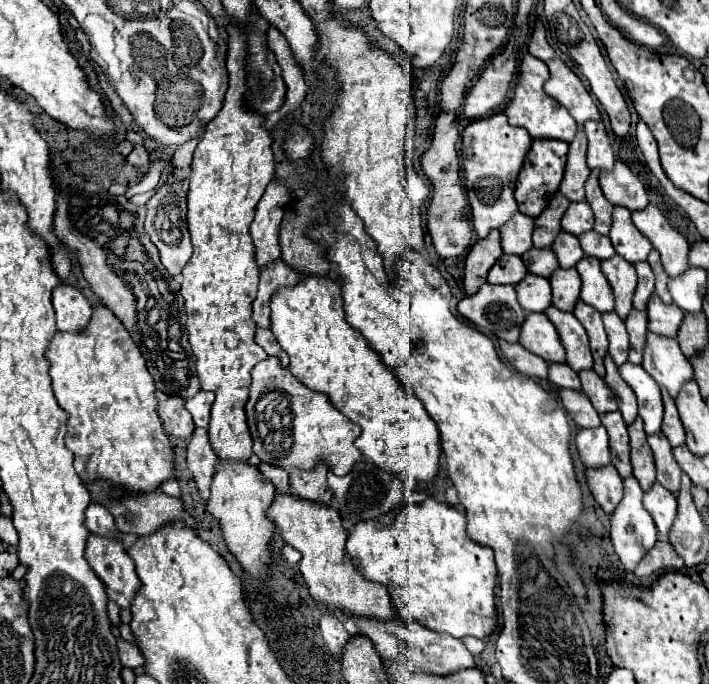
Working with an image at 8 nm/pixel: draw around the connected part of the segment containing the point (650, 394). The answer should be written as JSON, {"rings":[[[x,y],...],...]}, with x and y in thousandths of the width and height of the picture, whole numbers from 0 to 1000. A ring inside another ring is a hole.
{"rings":[[[890,529],[876,532],[873,547],[898,576],[901,608],[907,611],[910,632],[927,635],[932,629],[932,614],[935,614],[935,588],[932,588],[929,561],[907,541],[907,535]]]}

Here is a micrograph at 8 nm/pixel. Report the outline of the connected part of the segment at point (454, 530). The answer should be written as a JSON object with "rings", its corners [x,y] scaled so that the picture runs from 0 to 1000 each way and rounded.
{"rings":[[[602,728],[594,737],[577,737],[574,743],[554,746],[535,763],[506,763],[506,769],[501,769],[489,787],[489,807],[498,819],[498,827],[512,839],[512,845],[540,854],[549,863],[551,880],[557,880],[560,898],[566,904],[588,906],[591,912],[614,924],[636,927],[639,933],[670,930],[681,936],[693,930],[701,915],[701,827],[695,807],[659,784],[656,766],[659,760],[653,749]]]}

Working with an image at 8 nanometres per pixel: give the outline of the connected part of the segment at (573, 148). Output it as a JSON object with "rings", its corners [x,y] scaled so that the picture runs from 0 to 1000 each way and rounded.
{"rings":[[[814,181],[814,196],[811,196],[808,208],[803,208],[797,257],[788,269],[788,281],[797,284],[805,295],[817,295],[825,289],[822,272],[831,257],[825,225],[828,225],[828,199],[822,193],[822,181]]]}

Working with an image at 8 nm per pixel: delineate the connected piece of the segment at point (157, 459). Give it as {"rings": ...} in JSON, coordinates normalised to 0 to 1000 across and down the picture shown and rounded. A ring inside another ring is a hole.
{"rings":[[[131,444],[131,462],[114,485],[100,488],[80,482],[69,500],[63,523],[69,526],[69,550],[75,556],[80,591],[97,602],[92,649],[106,670],[126,673],[126,684],[106,684],[117,705],[154,702],[159,708],[182,711],[176,716],[216,719],[224,713],[227,702],[247,696],[247,664],[221,605],[219,561],[213,558],[205,526],[182,485],[148,444]]]}

